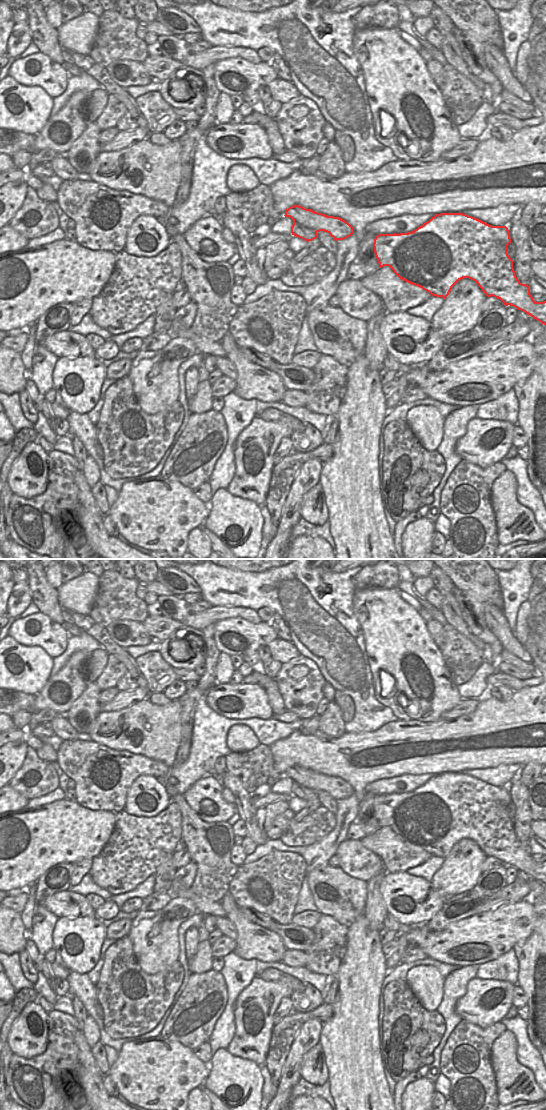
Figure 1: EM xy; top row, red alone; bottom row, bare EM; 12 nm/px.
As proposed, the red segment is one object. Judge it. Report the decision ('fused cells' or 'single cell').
fused cells

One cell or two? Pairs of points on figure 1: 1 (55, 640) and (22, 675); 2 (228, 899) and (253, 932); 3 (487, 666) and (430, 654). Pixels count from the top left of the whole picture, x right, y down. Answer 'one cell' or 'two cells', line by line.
1: two cells
2: one cell
3: two cells

